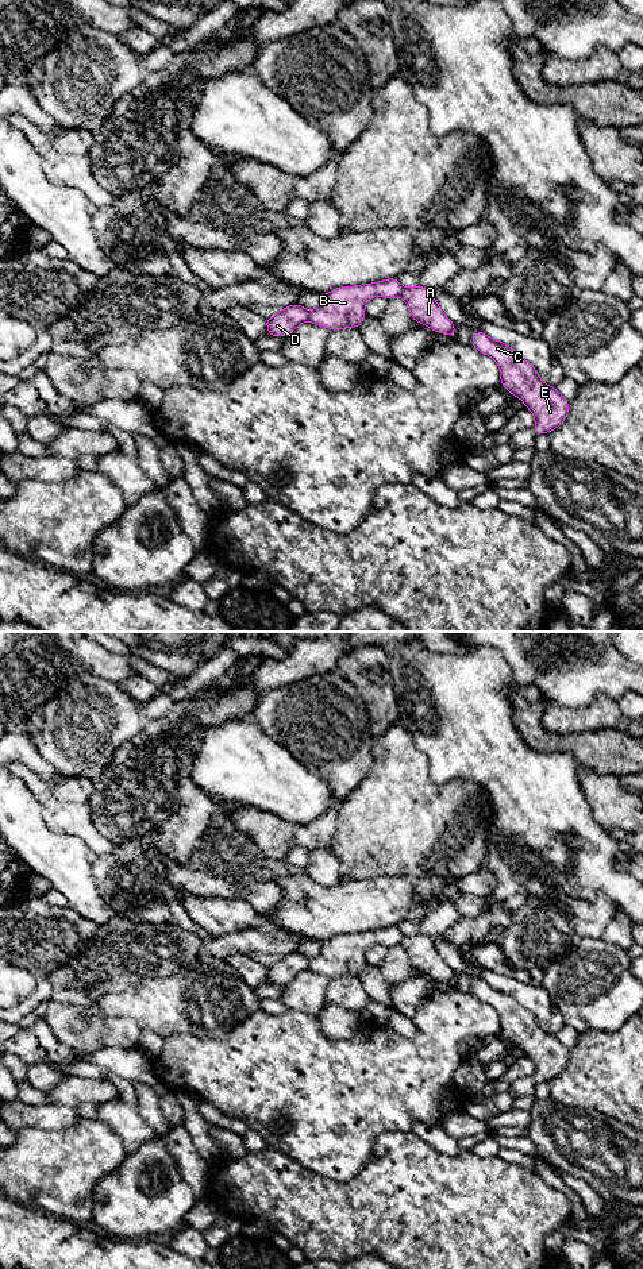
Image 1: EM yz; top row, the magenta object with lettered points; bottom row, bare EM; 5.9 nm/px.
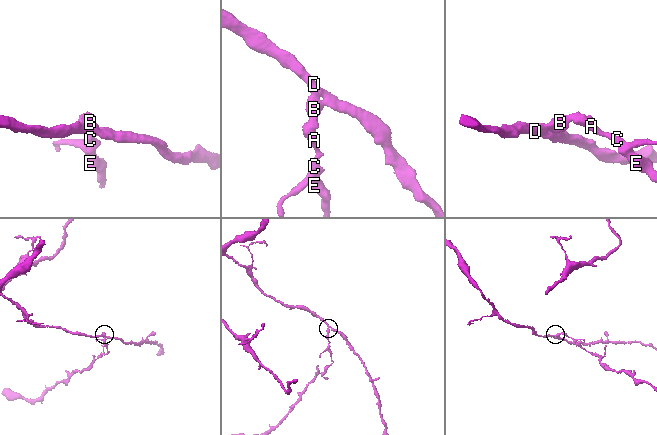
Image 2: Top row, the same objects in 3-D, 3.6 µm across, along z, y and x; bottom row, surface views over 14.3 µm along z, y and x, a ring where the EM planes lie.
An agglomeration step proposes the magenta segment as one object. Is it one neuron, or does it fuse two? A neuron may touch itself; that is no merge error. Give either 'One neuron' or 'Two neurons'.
Two neurons

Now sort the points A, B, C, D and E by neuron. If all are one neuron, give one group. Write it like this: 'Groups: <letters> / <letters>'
Groups: A B C E / D

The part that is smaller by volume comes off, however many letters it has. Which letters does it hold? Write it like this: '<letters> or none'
A, B, C, E

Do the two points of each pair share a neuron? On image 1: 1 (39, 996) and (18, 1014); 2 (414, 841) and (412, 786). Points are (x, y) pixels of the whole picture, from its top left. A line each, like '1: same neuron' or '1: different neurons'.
1: same neuron
2: same neuron

